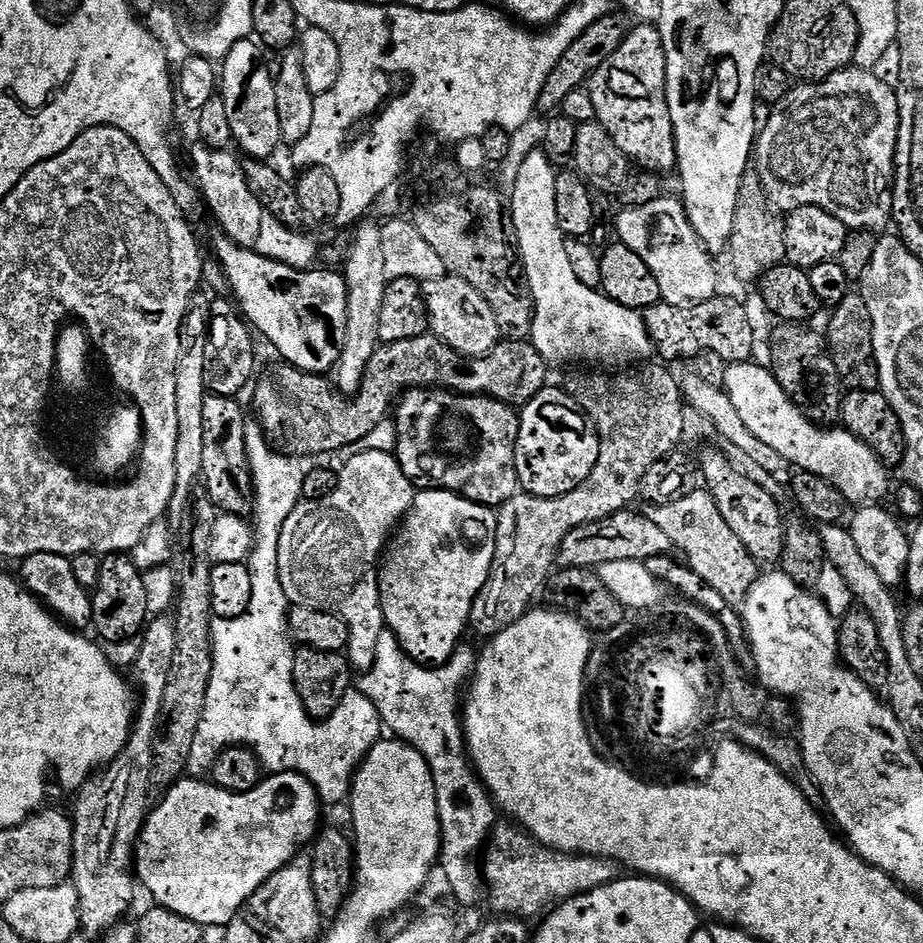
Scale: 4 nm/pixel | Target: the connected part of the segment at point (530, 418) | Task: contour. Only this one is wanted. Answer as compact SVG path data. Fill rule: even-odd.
M545 386L533 400L519 409L520 436L516 439L516 473L520 488L538 498L554 499L574 491L587 479L600 452L600 434L587 410L563 387Z

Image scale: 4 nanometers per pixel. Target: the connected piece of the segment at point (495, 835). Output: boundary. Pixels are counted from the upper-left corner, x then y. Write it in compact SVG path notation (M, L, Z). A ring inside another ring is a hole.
M497 823L487 841L487 851L482 856L482 877L490 904L500 911L497 913L501 917L543 917L573 896L598 890L617 879L618 868L613 861L601 860L599 856L557 852L555 848L547 848L535 837L528 835L523 827L508 824Z

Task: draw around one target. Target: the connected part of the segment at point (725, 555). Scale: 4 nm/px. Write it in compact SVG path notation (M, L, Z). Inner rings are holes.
M701 490L681 500L669 500L655 505L657 508L647 509L646 514L656 526L661 527L666 538L672 540L673 549L684 552L686 559L698 575L704 576L709 589L720 592L727 598L743 598L758 579L758 561L748 552L746 546L734 534L720 513L716 500L711 492Z

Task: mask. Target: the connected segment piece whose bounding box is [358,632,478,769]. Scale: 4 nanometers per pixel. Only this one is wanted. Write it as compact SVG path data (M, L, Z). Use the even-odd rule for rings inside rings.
M383 632L375 644L375 662L371 670L359 679L358 688L374 702L383 723L387 727L389 724L397 732L393 733L403 743L417 748L430 767L438 768L442 762L451 759L452 746L466 738L460 694L464 686L466 688L475 677L477 654L477 648L464 642L456 649L456 655L447 664L426 665L409 656L396 635Z

